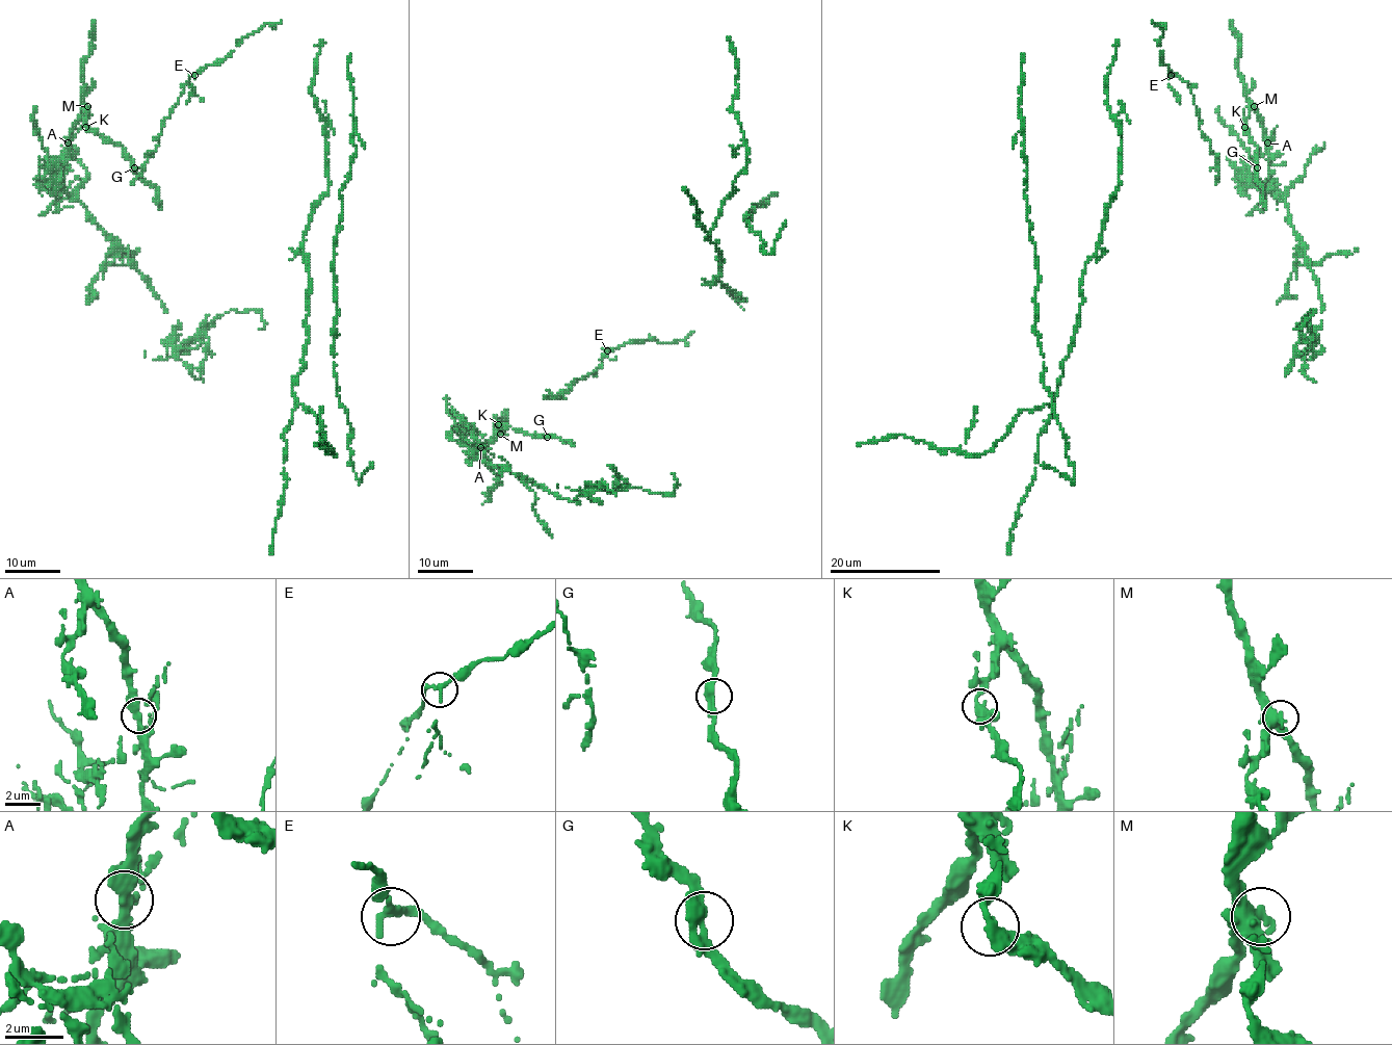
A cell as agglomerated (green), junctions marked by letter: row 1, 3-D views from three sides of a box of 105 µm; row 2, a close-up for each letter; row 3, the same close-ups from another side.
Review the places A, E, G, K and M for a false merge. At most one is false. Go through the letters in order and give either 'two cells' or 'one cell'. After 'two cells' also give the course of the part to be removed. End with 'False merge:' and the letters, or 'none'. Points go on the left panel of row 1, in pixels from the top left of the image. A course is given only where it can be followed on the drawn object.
A: two cells
E: one cell
G: one cell
K: one cell
M: one cell
False merge: A

